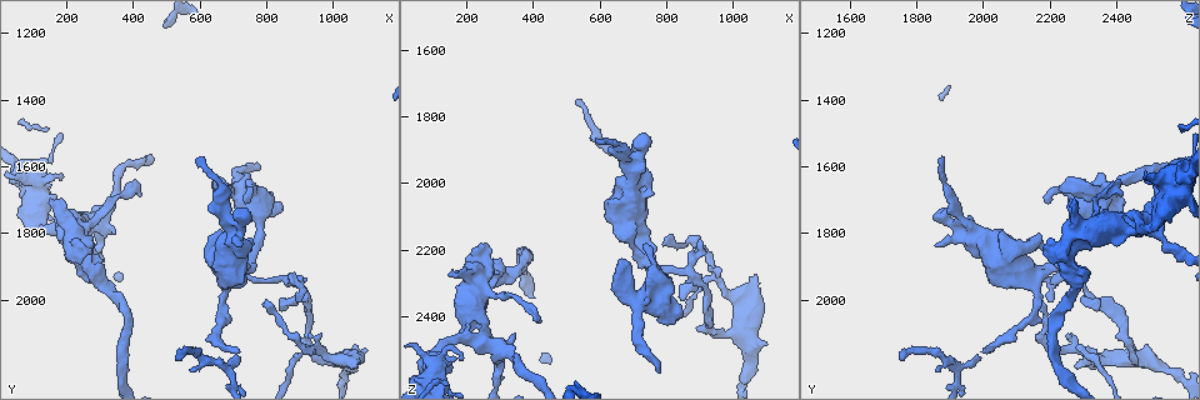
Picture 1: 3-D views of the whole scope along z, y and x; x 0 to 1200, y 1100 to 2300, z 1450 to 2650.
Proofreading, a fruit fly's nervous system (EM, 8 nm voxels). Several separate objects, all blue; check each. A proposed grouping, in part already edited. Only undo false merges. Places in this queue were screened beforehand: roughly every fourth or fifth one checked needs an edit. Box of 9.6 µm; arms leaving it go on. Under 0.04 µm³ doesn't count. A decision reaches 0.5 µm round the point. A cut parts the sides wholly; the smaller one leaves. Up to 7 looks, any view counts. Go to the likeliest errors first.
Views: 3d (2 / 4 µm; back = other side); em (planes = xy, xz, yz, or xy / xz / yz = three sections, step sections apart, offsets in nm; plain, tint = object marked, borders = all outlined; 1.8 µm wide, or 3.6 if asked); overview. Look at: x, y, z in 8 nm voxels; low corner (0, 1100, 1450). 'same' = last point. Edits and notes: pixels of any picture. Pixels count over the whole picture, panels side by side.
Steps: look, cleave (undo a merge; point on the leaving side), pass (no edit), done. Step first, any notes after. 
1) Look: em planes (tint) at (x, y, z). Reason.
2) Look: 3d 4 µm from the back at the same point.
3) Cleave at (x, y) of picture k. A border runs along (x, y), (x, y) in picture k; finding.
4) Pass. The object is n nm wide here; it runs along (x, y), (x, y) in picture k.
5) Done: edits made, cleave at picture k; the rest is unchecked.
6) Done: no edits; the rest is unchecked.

Look: em xz step 4 (tint) at (730, 1890, 2230). Sharp bend.

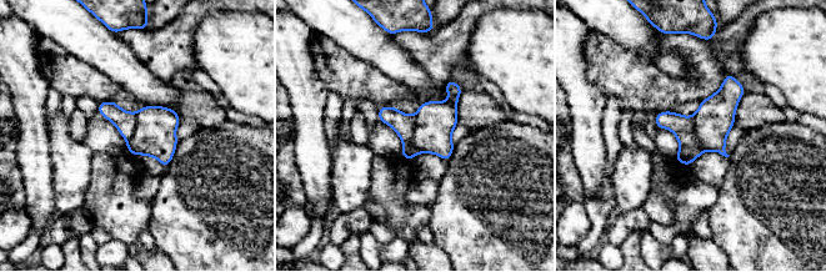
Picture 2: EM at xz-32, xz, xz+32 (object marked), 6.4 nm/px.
Look: em planes (tint) at the same point. Another direction.

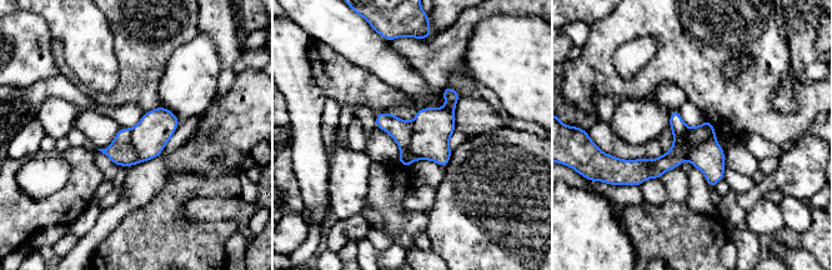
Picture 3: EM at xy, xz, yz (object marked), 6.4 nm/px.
Cleave at (400, 130) of picture 3. A border runs along (410, 121), (410, 153), (416, 159) in picture 3; two cells meet here.

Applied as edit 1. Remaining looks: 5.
Look: overview.

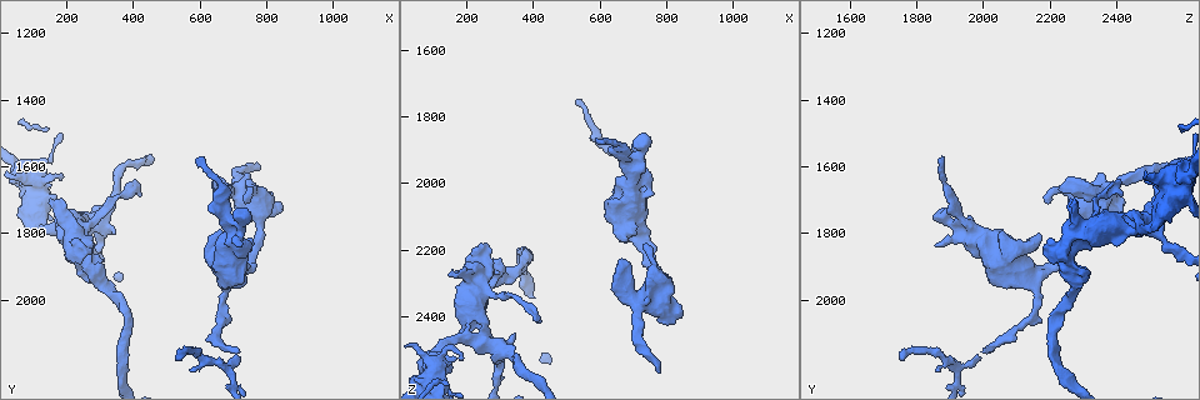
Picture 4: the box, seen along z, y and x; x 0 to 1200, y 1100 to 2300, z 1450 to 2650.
Look: 3d 4 µm from the back at (250, 1790, 2420). Three-way junction.

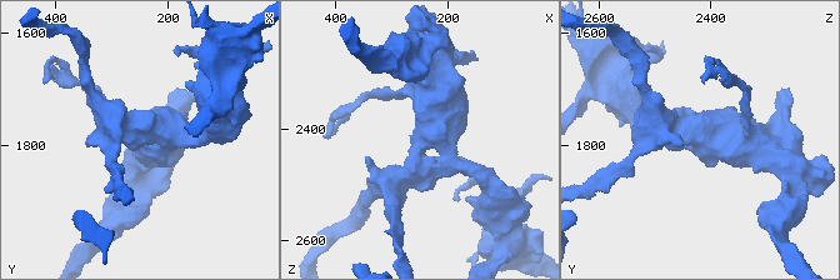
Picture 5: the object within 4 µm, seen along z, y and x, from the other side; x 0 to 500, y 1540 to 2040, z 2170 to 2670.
Look: em 3.6 µm planes (tint) at (245, 1790, 2410).

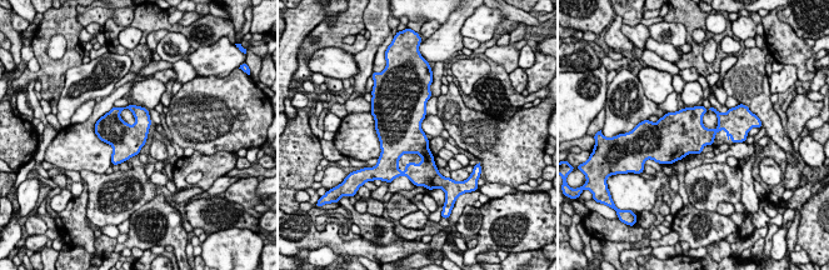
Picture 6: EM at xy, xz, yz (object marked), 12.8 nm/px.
Pass. The object is 420 nm wide here; continuous, no second cell.

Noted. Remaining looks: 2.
Look: em 3.6 µm planes (borders) at (90, 1680, 2580). Four-way junction.

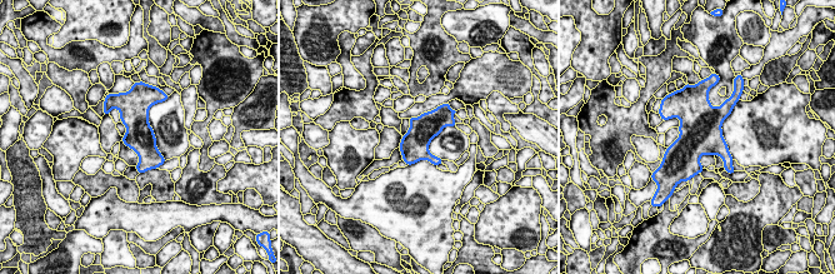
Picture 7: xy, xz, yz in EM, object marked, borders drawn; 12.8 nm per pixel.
Pass. All the same cell.

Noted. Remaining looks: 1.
Done: edits made, cleave at picture 3; the rest is unchecked.

